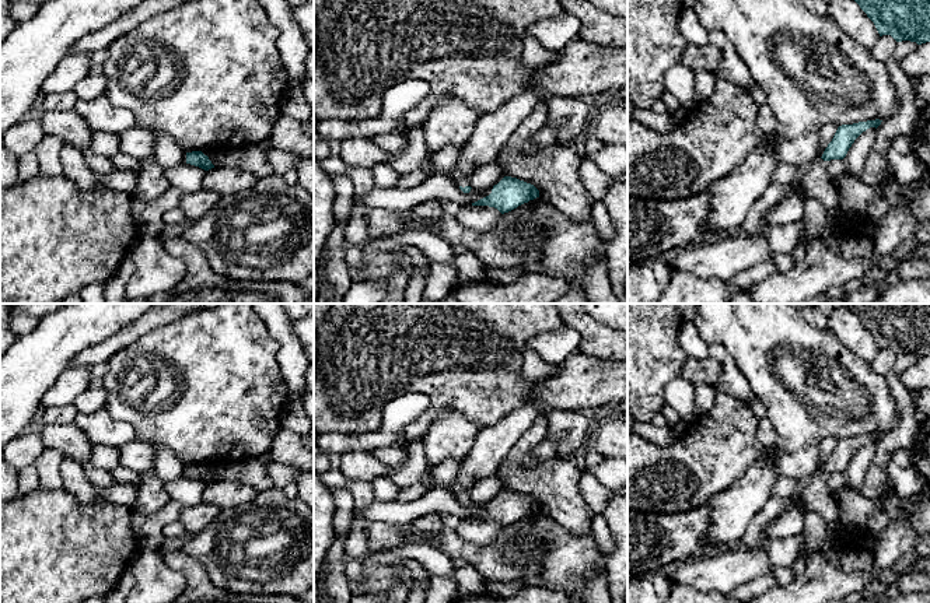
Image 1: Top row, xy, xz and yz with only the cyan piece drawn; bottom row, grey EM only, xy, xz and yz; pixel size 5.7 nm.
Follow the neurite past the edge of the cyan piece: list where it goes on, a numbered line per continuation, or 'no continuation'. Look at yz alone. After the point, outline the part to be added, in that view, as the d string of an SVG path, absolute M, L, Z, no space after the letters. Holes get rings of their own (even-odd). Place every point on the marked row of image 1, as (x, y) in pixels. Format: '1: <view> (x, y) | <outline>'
1: yz (814, 182) | M822 158L812 162L810 166L803 169L794 190L807 197L815 197L819 200L828 210L838 207L838 189L833 180L826 175L826 161Z

